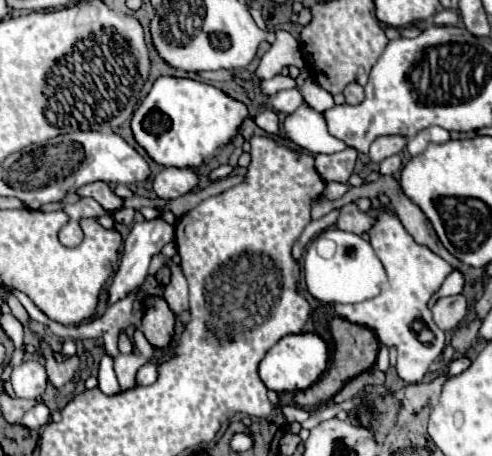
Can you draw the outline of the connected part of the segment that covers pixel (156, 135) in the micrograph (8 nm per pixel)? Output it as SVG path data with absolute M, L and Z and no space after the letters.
M158 77L132 117L132 133L140 147L164 167L198 167L204 157L226 145L246 119L248 111L240 101L234 101L220 89L192 81Z

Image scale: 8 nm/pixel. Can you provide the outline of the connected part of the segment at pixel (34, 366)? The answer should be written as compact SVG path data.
M24 361L12 369L12 389L20 399L38 399L46 389L46 369L38 361Z

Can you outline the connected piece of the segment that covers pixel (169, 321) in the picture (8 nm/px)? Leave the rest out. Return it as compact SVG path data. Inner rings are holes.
M148 297L144 301L146 305L146 315L142 319L142 333L146 335L148 343L156 349L168 349L174 337L176 321L174 313L166 305L164 299L160 297Z

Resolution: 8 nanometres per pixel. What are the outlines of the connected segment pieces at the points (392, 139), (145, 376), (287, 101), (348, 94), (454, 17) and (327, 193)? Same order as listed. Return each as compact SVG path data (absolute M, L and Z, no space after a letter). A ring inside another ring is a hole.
M384 135L374 139L374 143L370 145L370 161L380 163L382 159L400 153L406 147L406 137L404 135Z
M146 363L144 367L140 367L140 371L136 375L138 385L152 385L156 379L158 379L158 365L156 363Z
M286 89L286 91L278 91L274 95L274 99L270 101L270 105L278 111L278 113L294 113L302 103L302 95L298 89Z
M350 83L344 89L344 97L348 105L360 105L360 101L364 101L364 89L358 83Z
M442 9L442 11L438 11L434 15L434 23L436 25L458 25L458 21L460 21L460 17L452 9Z
M325 182L324 191L322 195L329 200L336 200L342 197L349 190L350 186L348 184L342 184L338 182Z

